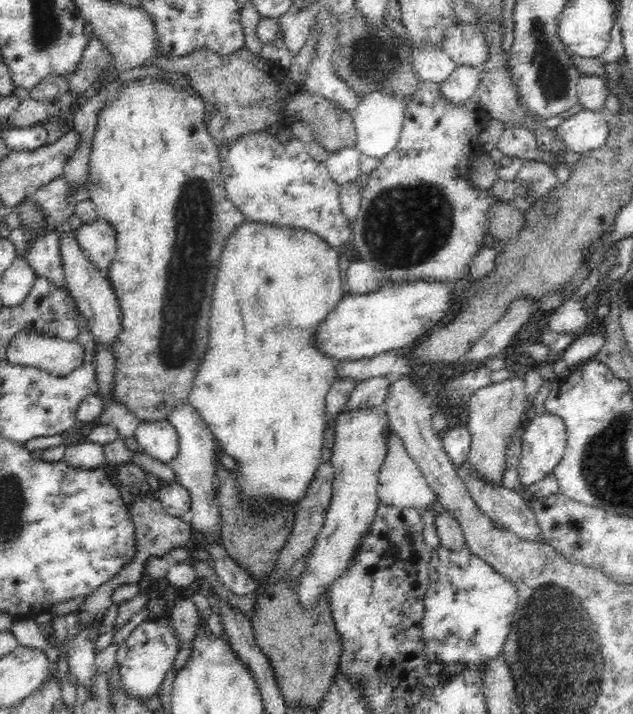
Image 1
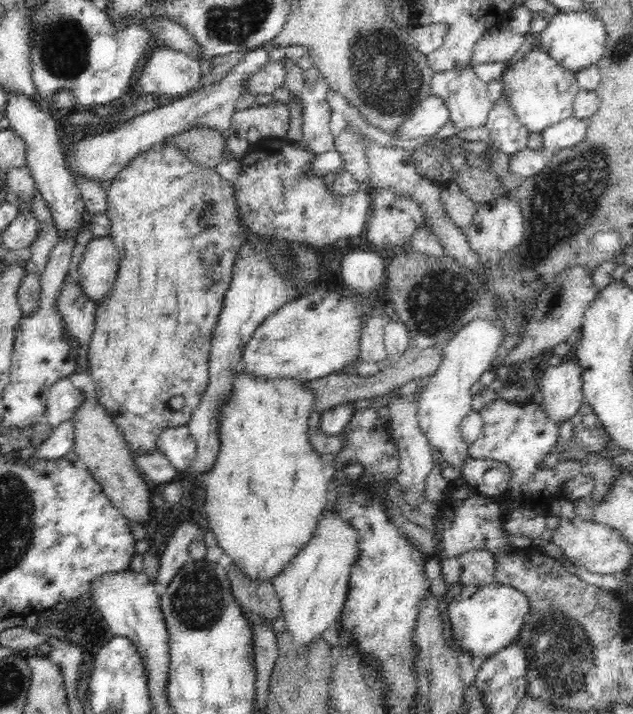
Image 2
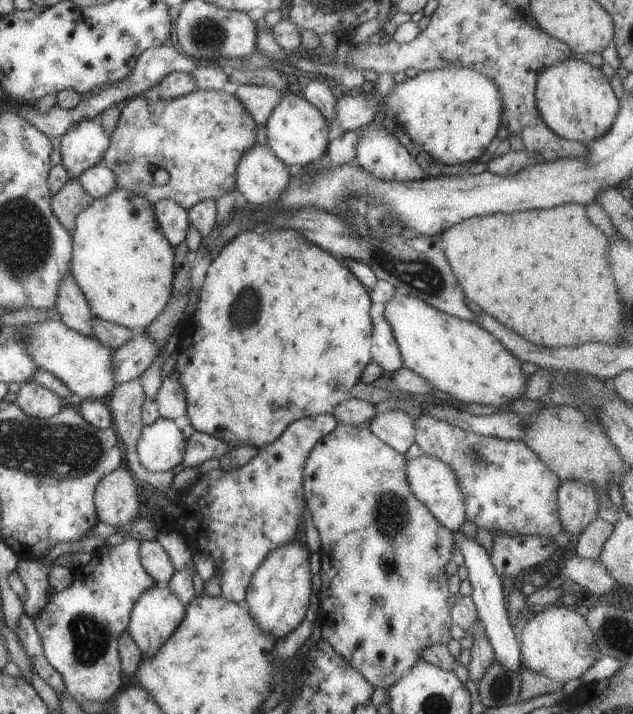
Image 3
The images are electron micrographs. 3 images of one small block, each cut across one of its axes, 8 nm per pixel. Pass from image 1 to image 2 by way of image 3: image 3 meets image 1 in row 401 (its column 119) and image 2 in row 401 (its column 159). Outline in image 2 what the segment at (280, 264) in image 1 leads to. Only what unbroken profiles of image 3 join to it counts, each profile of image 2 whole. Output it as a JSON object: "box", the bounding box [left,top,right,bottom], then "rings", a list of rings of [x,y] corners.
{"box":[201,370,330,581],"rings":[[[238,370],[233,380],[231,395],[225,400],[226,406],[222,406],[219,413],[219,427],[217,430],[221,447],[214,466],[201,476],[201,484],[206,491],[206,518],[209,528],[214,533],[215,539],[223,550],[225,561],[233,562],[238,570],[246,576],[258,581],[270,581],[284,570],[284,567],[298,554],[298,551],[312,538],[316,530],[319,518],[326,508],[328,498],[328,484],[330,478],[324,476],[324,462],[320,453],[312,447],[310,434],[308,433],[308,418],[314,411],[314,391],[306,387],[306,381],[298,381],[290,378],[260,379],[254,375],[248,375],[246,371]]]}

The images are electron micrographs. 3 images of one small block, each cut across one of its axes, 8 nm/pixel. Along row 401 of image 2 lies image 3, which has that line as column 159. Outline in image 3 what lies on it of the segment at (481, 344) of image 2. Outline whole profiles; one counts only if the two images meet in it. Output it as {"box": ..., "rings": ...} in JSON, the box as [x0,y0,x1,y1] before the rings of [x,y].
{"box":[135,417,186,473],"rings":[[[160,417],[151,426],[143,428],[135,450],[144,469],[156,473],[177,471],[186,446],[183,432],[175,422]]]}

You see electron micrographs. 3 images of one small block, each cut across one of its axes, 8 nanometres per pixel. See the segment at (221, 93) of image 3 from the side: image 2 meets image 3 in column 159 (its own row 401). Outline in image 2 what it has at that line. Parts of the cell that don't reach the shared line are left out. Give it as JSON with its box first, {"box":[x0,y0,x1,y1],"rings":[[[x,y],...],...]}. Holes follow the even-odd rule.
{"box":[85,137,248,452],"rings":[[[170,137],[159,145],[154,145],[147,152],[140,153],[112,180],[107,186],[108,192],[108,216],[111,218],[110,236],[117,246],[120,255],[118,276],[112,285],[110,292],[97,303],[95,312],[94,330],[90,342],[88,342],[87,357],[85,359],[88,373],[95,382],[95,391],[99,404],[106,413],[114,419],[118,430],[123,434],[124,440],[131,452],[157,450],[156,441],[159,434],[168,427],[186,425],[191,419],[206,392],[209,382],[209,362],[212,334],[216,328],[218,316],[222,312],[224,294],[230,288],[235,255],[240,246],[248,240],[248,234],[242,227],[238,218],[239,207],[235,198],[235,188],[228,183],[215,170],[207,170],[193,162],[183,150],[178,149]],[[183,396],[186,404],[180,410],[172,410],[170,398]]]}

